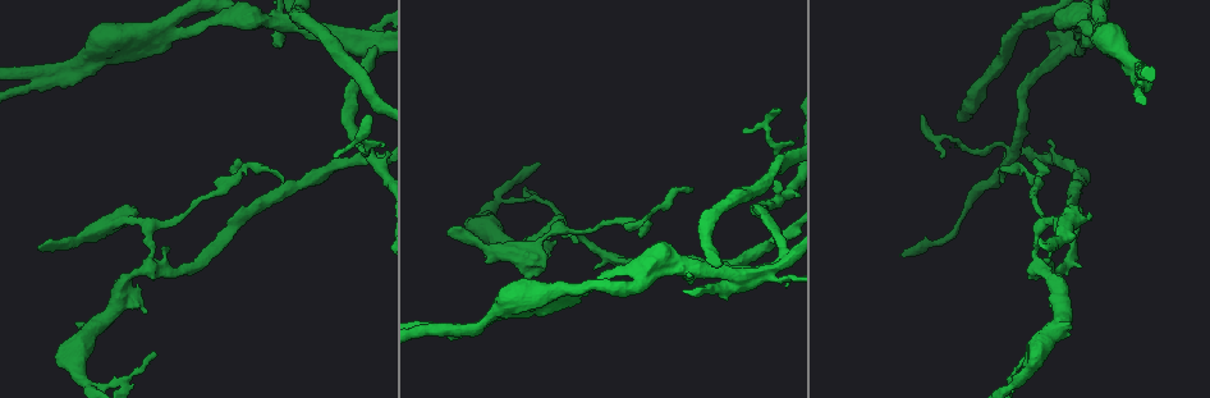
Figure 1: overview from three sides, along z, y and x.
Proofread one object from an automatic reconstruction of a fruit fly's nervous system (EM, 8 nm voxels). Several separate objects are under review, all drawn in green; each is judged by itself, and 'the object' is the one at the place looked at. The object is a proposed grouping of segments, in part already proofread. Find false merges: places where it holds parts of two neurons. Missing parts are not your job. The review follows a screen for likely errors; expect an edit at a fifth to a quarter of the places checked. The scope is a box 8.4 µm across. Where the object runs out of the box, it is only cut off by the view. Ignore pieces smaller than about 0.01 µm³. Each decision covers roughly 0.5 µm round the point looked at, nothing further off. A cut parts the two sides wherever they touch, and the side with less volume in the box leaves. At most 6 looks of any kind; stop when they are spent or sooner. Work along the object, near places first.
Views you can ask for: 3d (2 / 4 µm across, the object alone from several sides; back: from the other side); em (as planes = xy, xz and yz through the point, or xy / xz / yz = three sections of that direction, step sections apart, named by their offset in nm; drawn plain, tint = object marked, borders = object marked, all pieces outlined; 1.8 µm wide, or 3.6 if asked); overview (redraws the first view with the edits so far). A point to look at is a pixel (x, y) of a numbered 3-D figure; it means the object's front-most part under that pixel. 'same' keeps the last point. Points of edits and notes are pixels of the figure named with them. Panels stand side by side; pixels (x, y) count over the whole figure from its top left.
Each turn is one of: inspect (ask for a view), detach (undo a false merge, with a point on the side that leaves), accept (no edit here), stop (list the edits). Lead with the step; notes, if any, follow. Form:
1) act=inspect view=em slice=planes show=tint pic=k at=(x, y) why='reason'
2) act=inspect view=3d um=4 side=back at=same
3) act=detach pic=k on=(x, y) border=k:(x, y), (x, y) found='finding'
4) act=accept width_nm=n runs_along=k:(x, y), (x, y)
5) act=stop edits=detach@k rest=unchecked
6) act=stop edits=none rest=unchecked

act=inspect view=em slice=planes show=plain pic=1 at=(373, 49) why='sharp bend'

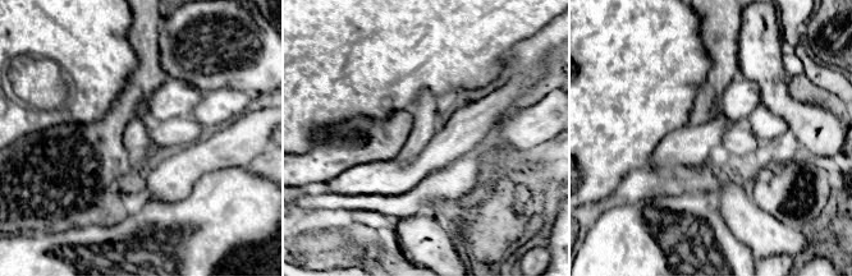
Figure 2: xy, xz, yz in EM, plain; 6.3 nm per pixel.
act=inspect view=em slice=planes show=tint at=same why='with the object marked'

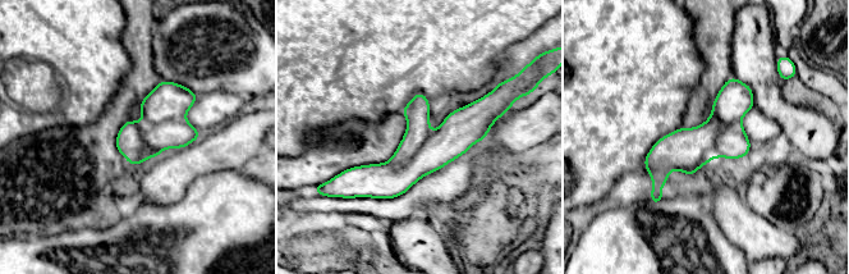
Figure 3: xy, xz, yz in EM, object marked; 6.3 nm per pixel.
act=detach pic=3 on=(687, 150) found='a second neuron is stuck on'

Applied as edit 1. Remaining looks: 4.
act=inspect view=overview why='redraw'

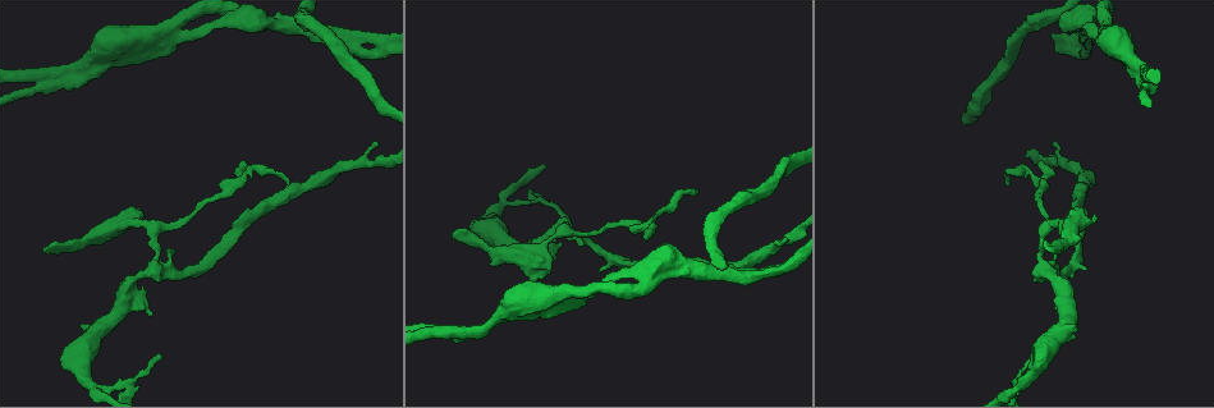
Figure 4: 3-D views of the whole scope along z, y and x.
act=inspect view=3d um=4 pic=4 at=(49, 77) why='two arms at a narrow angle'

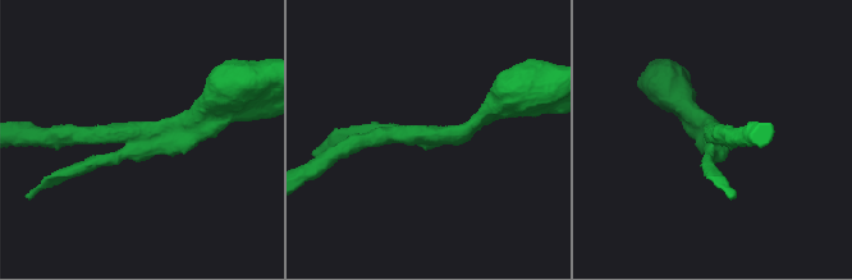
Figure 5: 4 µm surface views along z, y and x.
act=inspect view=em slice=planes show=tint pic=5 at=(428, 133) arms=3 arm_widths_nm=180,220,280

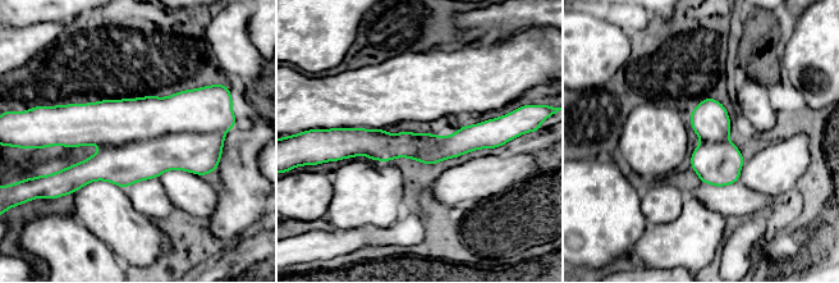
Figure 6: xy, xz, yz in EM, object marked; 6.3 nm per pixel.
act=accept runs_along=6:(343, 133), (380, 145), (496, 142) found='one neuron here'

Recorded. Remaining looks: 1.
act=stop edits=detach@3 rest=unchecked

